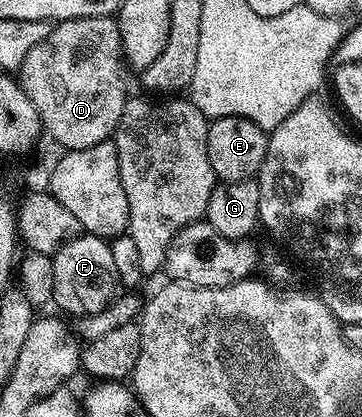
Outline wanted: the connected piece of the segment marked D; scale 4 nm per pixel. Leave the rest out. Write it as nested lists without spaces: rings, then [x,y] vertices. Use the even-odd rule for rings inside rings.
[[[114,17],[70,18],[67,22],[52,25],[45,41],[37,43],[29,56],[25,56],[17,71],[17,81],[29,100],[33,100],[33,108],[37,108],[44,131],[48,135],[51,133],[52,140],[63,146],[64,151],[80,150],[93,148],[93,144],[106,142],[114,135],[125,101],[123,70],[125,64],[121,59],[119,23]]]

